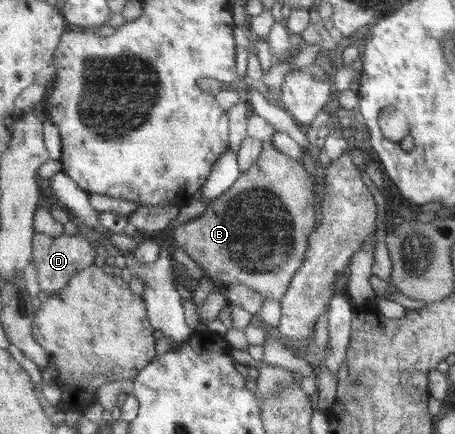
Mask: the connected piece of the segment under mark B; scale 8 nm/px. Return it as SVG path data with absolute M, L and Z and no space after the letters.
M273 141L263 142L263 152L258 163L250 171L244 172L230 191L212 202L206 213L176 228L171 225L164 230L168 236L173 236L171 253L180 246L204 270L204 274L224 283L228 288L241 284L262 293L265 300L282 301L307 260L311 234L316 226L314 181L317 179L319 176L308 174L304 162L284 155Z

